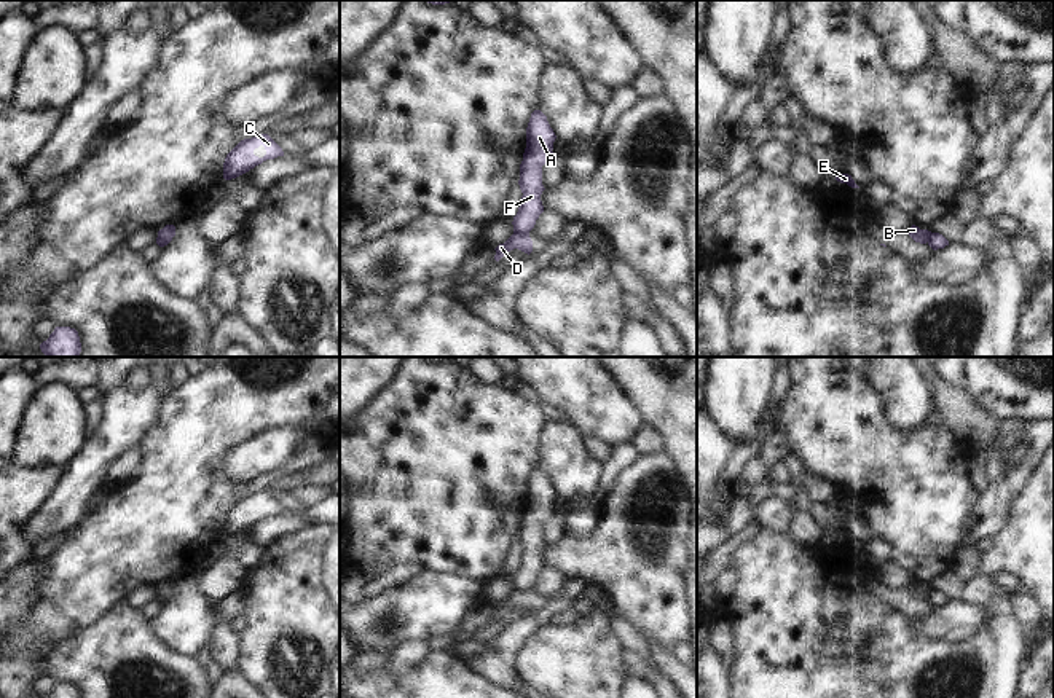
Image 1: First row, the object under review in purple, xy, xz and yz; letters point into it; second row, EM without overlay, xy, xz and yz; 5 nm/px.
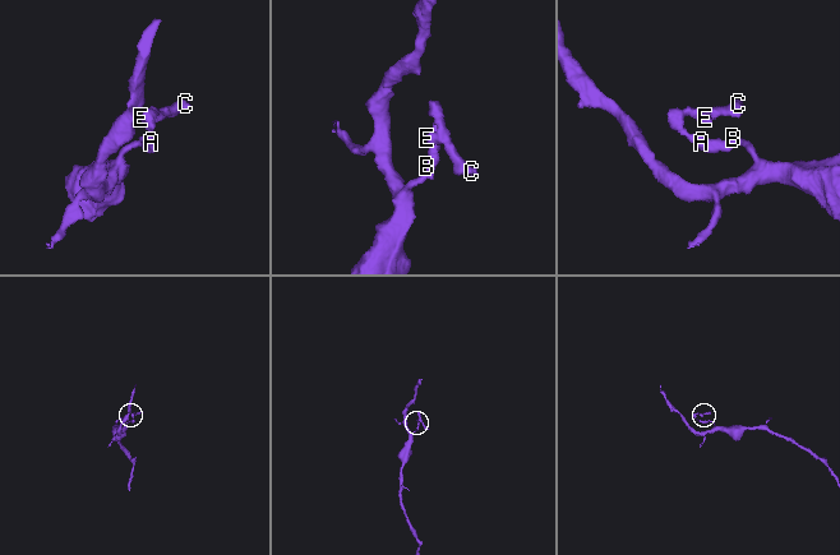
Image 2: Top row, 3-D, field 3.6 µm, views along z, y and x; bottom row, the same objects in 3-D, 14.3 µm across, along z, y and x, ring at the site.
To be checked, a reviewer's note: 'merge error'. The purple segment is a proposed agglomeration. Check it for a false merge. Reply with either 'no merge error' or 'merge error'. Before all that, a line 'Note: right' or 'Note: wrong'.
Note: right
merge error

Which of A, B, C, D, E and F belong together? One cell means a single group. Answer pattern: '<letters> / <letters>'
A B C E F / D

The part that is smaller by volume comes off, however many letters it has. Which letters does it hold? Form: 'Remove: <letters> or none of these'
Remove: A, B, C, E, F

